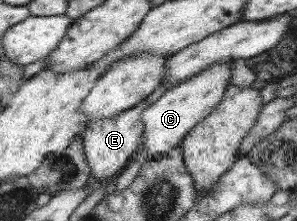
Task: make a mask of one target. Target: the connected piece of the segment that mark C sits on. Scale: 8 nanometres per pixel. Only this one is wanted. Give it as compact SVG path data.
M234 61L214 63L201 74L194 75L193 78L173 88L168 88L158 101L147 106L143 113L143 121L146 124L143 149L149 151L154 157L174 150L198 123L214 113L232 83L234 72L231 71L231 66L235 66Z

